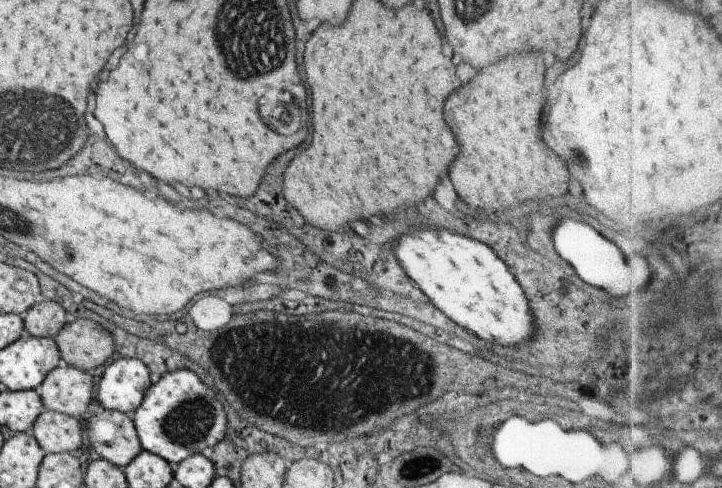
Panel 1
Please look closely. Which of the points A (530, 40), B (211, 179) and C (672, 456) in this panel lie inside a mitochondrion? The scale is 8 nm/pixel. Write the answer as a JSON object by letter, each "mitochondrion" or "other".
{"A":"other","B":"other","C":"other"}

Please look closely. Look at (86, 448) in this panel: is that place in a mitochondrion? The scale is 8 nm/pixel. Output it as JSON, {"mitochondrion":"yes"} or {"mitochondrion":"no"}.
{"mitochondrion":"no"}

